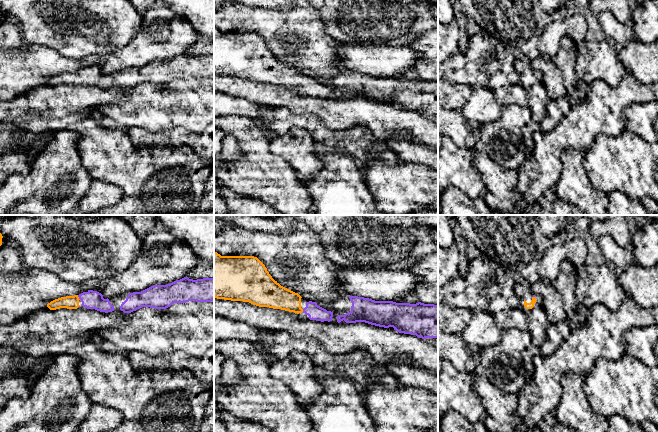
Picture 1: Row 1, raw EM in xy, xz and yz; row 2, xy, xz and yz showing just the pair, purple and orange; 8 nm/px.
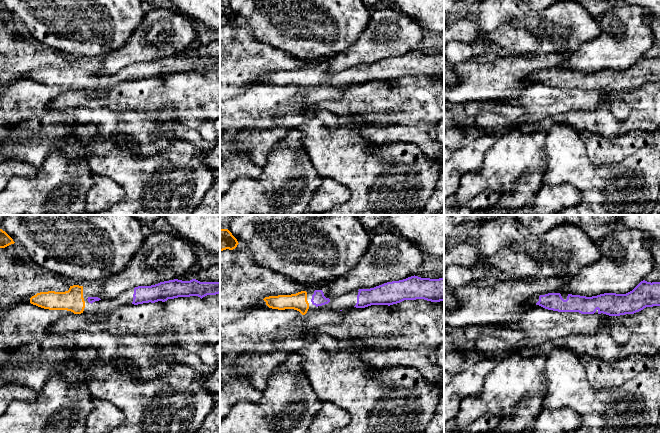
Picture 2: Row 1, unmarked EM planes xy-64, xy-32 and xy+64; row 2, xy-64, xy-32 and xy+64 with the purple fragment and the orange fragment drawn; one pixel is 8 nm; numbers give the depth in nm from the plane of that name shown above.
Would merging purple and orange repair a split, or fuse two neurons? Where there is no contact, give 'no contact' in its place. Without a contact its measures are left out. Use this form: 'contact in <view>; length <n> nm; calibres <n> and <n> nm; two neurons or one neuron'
contact in xy; length 50 nm; calibres 140 and 110 nm; one neuron

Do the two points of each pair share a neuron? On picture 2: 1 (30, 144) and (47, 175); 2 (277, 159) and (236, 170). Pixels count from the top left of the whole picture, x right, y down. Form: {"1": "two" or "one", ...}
{"1": "two", "2": "two"}

